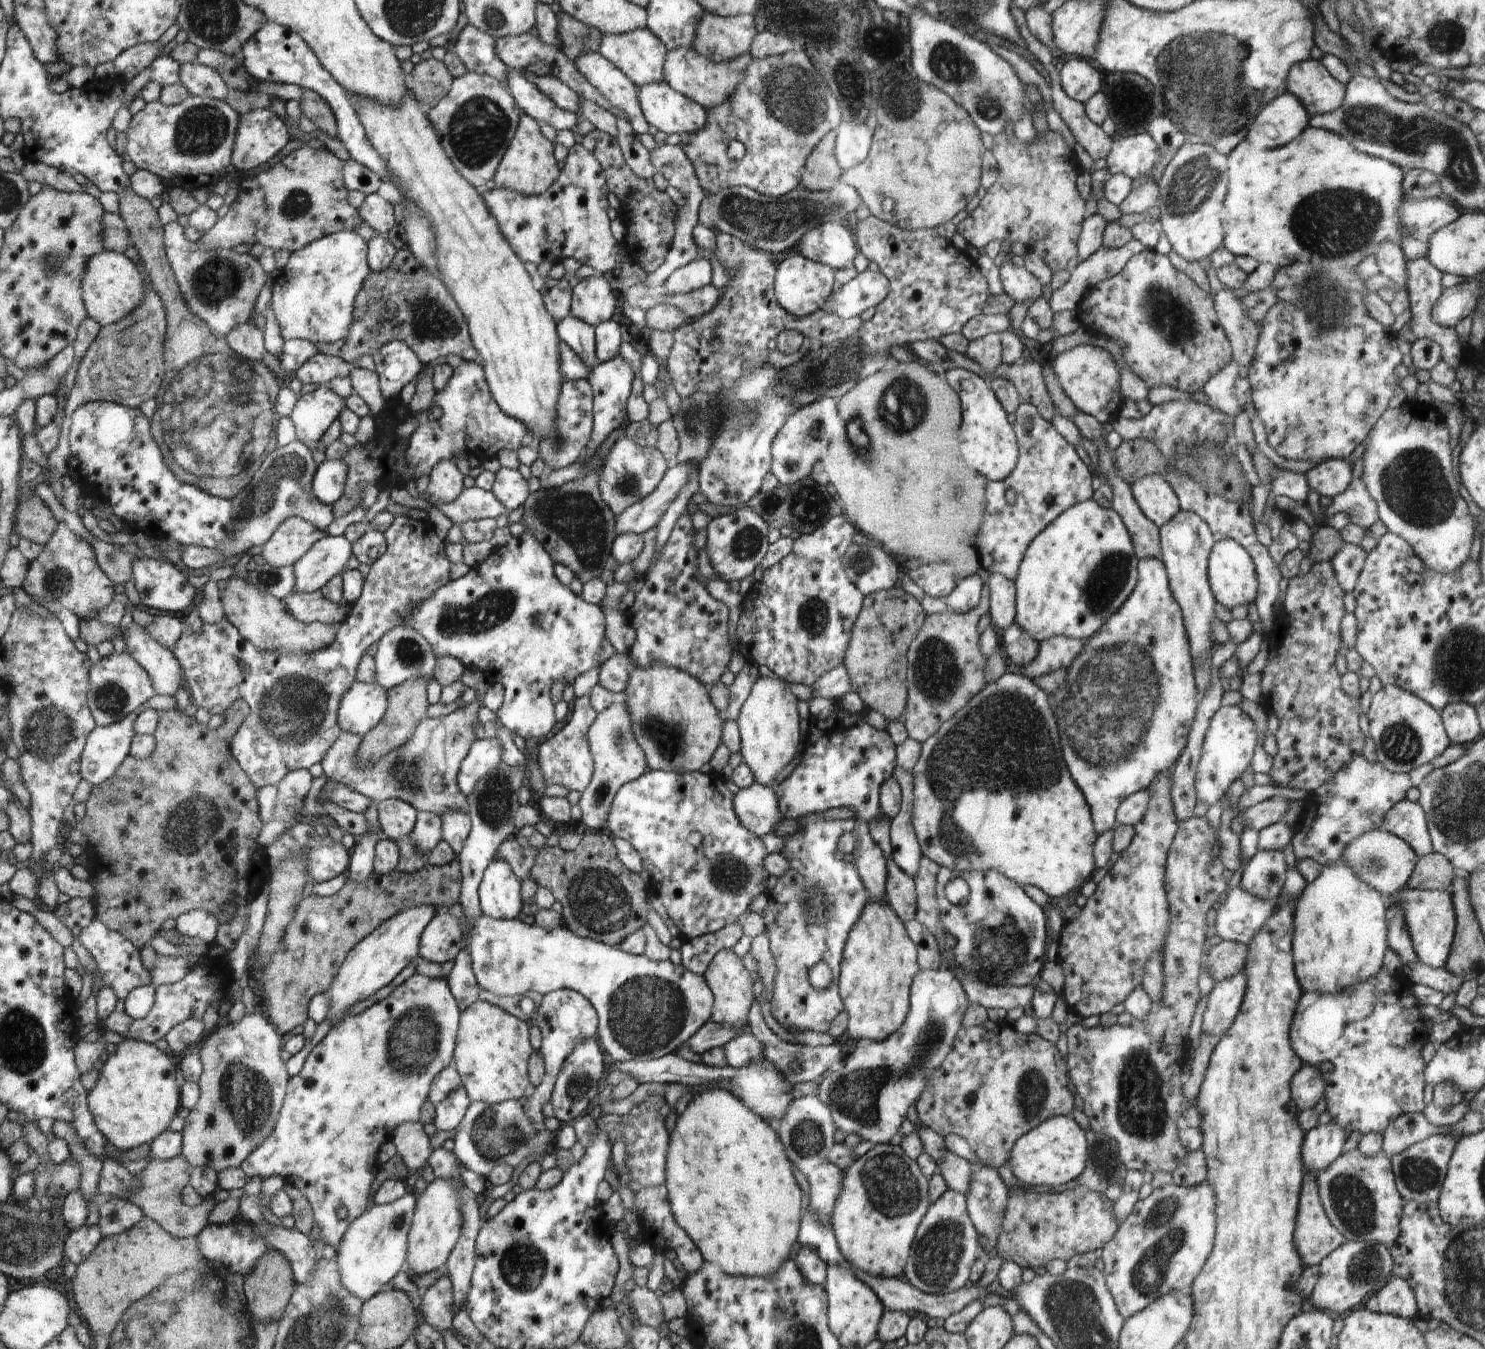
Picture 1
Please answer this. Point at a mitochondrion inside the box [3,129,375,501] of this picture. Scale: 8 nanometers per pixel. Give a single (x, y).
(217, 418)

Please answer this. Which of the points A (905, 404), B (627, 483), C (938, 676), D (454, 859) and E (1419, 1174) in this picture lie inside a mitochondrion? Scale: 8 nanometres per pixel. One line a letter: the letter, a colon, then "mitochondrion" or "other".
A: mitochondrion
B: mitochondrion
C: mitochondrion
D: other
E: mitochondrion

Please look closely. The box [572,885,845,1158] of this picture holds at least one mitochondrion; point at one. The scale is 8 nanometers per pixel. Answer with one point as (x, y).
(646, 1012)

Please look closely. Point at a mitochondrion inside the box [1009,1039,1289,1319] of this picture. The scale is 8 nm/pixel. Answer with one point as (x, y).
(1142, 1112)

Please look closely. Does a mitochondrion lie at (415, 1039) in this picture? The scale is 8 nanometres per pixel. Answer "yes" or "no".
yes

